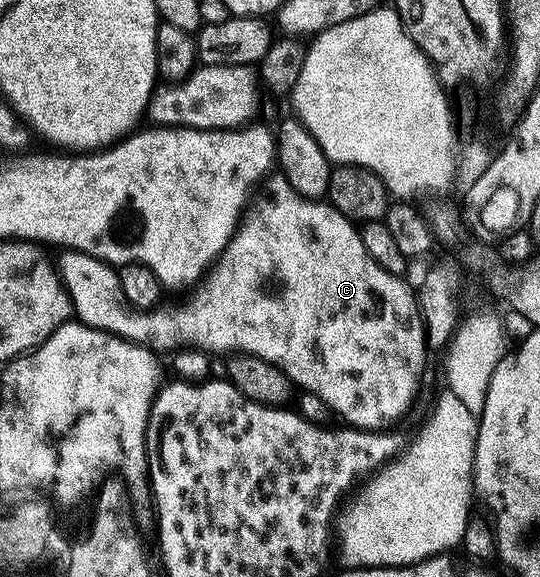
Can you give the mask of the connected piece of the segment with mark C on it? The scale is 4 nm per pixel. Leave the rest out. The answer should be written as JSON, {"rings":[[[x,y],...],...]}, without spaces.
{"rings":[[[271,174],[266,177],[263,192],[267,196],[259,196],[255,201],[246,205],[237,227],[219,252],[217,259],[211,264],[209,271],[194,285],[195,293],[188,300],[180,304],[171,304],[168,308],[152,307],[150,310],[136,310],[132,305],[121,299],[119,291],[119,274],[106,260],[99,260],[84,252],[64,251],[60,260],[57,260],[57,271],[67,289],[74,315],[78,323],[88,324],[91,328],[99,328],[103,332],[114,332],[123,340],[132,340],[134,344],[142,344],[156,354],[174,353],[182,348],[197,348],[200,352],[216,354],[242,354],[256,356],[259,360],[279,368],[291,379],[292,385],[298,386],[303,392],[311,392],[326,404],[332,413],[340,416],[340,421],[350,427],[364,430],[387,430],[390,424],[395,424],[411,408],[415,395],[419,392],[419,383],[423,380],[423,371],[427,368],[427,330],[423,326],[423,315],[419,312],[419,301],[413,288],[406,284],[406,279],[386,272],[373,258],[369,258],[369,250],[359,238],[356,225],[347,216],[342,216],[330,202],[316,202],[299,196],[289,186],[289,182],[282,174]]]}

